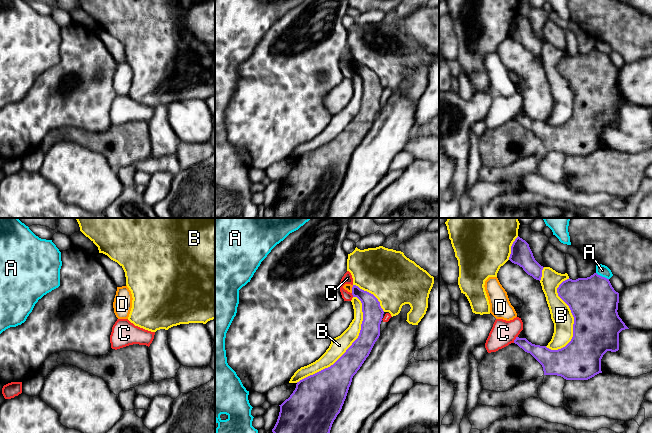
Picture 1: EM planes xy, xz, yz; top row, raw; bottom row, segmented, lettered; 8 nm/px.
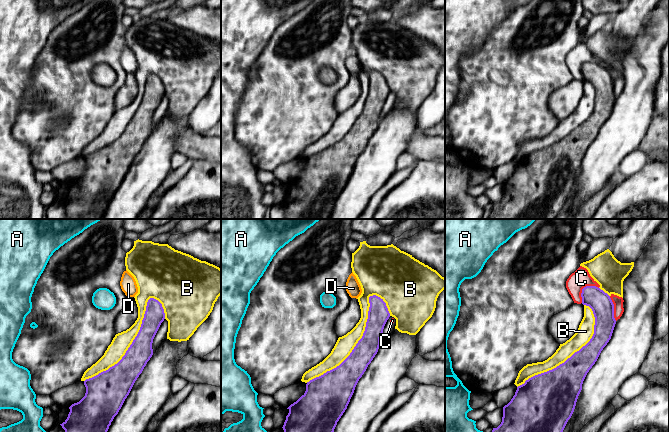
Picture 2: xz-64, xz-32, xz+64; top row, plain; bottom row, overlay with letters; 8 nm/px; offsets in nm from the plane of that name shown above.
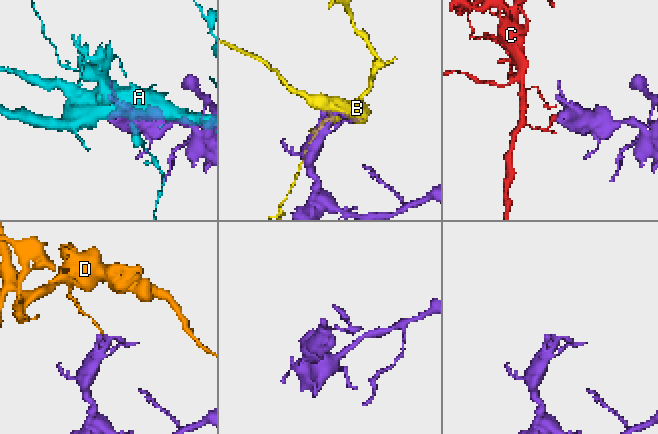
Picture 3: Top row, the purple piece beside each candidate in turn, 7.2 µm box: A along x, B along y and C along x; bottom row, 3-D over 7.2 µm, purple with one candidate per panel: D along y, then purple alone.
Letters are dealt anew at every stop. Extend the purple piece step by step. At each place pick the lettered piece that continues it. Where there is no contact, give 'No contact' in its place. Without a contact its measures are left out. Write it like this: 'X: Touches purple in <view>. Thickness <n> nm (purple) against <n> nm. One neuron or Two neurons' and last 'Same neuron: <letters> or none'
A: Touches purple in yz. Thickness 380 nm (purple) against 90 nm. Two neurons
B: Touches purple in xz. Thickness 220 nm (purple) against 140 nm. Two neurons
C: Touches purple in yz. Thickness 140 nm (purple) against 200 nm. Two neurons
D: Touches purple in xz. Thickness 160 nm (purple) against 60 nm. Two neurons
Same neuron: none

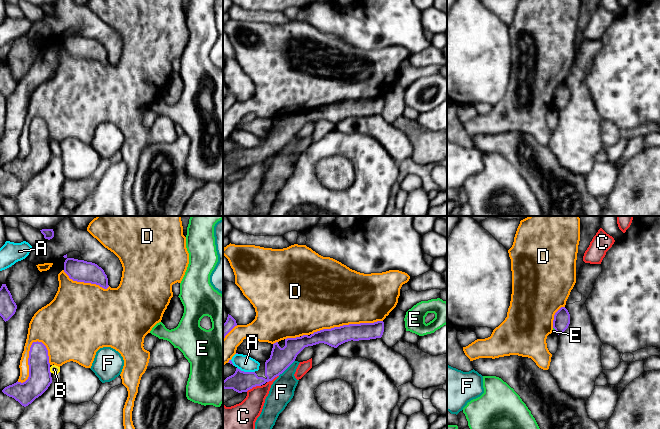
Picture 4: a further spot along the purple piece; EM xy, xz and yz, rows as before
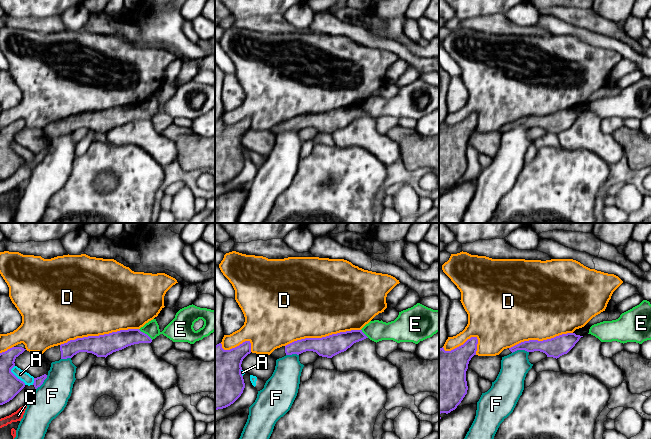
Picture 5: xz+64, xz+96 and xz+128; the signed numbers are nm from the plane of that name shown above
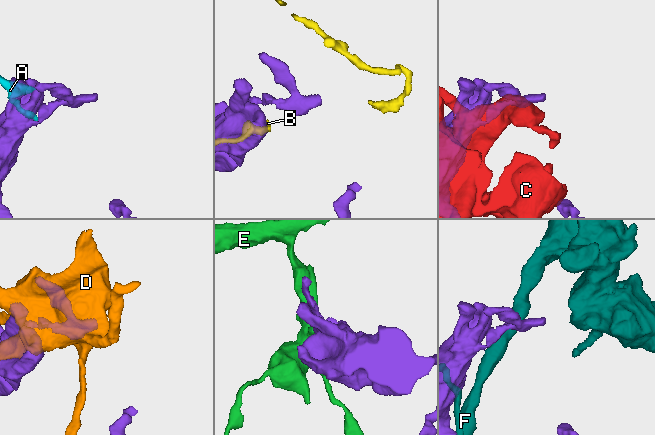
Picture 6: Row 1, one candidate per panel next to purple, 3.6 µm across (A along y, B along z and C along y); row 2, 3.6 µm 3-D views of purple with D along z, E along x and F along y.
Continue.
A: Touches purple in xz. Thickness 170 nm (purple) against 130 nm. Two neurons
B: Touches purple in xy. Thickness 180 nm (purple) against 70 nm. Two neurons
C: Touches purple in xz. Thickness 170 nm (purple) against 200 nm. Two neurons
D: Touches purple in xy. Thickness 180 nm (purple) against 170 nm. Two neurons
E: Touches purple in yz. Thickness 130 nm (purple) against 20 nm. Two neurons
F: Touches purple in xz. Thickness 180 nm (purple) against 190 nm. Two neurons
Same neuron: none

